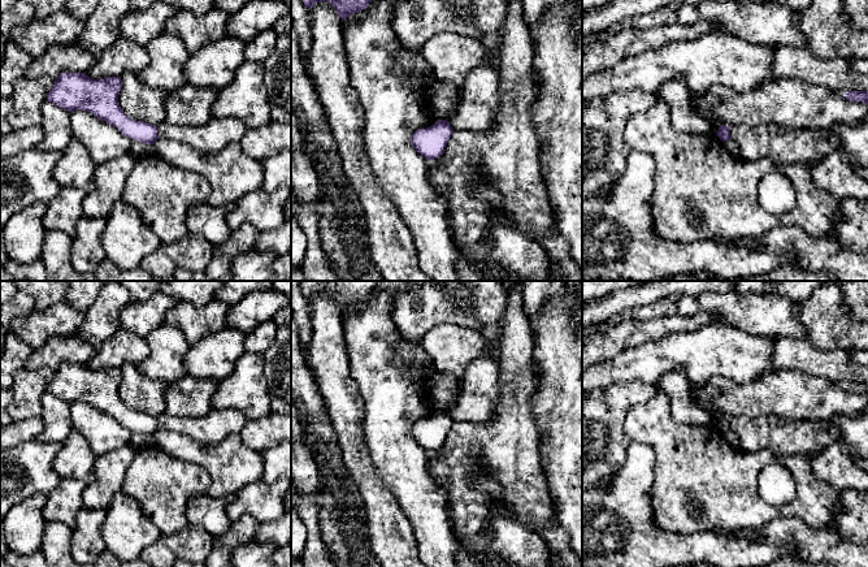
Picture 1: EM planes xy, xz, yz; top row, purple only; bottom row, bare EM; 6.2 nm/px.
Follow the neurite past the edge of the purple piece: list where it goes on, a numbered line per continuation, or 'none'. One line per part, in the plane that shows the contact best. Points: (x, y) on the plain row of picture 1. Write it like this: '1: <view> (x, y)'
none

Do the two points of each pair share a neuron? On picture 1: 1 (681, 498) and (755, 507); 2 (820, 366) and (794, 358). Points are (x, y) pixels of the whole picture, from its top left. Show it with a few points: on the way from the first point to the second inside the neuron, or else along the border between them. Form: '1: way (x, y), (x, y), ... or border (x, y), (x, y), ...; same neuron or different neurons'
1: way (698, 489), (721, 489), (736, 503); same neuron
2: way (814, 360), (801, 358); same neuron

